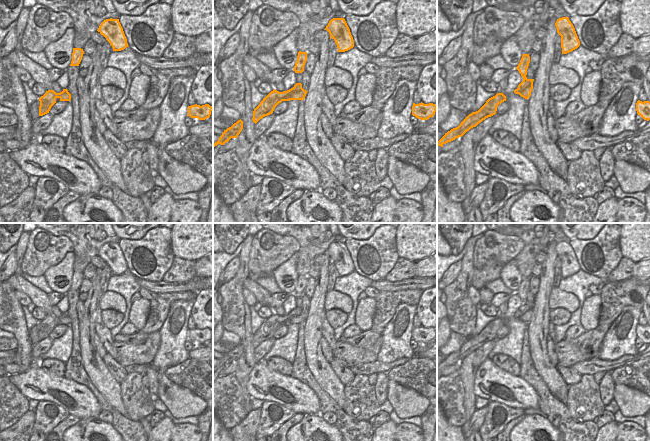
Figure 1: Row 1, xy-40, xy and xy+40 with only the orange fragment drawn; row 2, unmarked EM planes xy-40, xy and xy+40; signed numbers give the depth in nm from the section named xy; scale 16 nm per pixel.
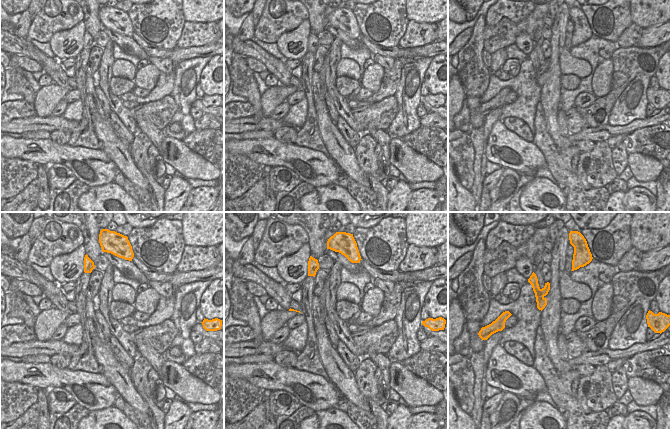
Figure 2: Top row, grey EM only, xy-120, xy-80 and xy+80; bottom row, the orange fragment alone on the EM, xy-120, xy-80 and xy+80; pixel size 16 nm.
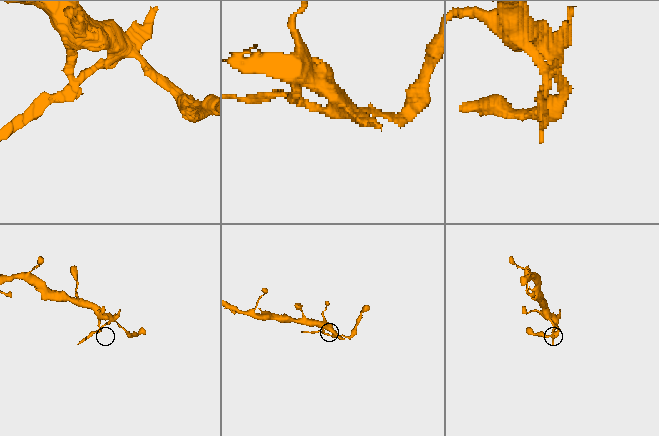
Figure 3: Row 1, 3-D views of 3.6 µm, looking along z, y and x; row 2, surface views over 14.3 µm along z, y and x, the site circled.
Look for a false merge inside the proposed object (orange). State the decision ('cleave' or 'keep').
cleave

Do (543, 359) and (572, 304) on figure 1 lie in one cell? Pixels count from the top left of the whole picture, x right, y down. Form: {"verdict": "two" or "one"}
{"verdict": "two"}

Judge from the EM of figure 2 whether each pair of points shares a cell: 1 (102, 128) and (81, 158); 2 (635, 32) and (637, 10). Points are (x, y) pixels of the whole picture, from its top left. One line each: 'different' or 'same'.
1: different
2: different

